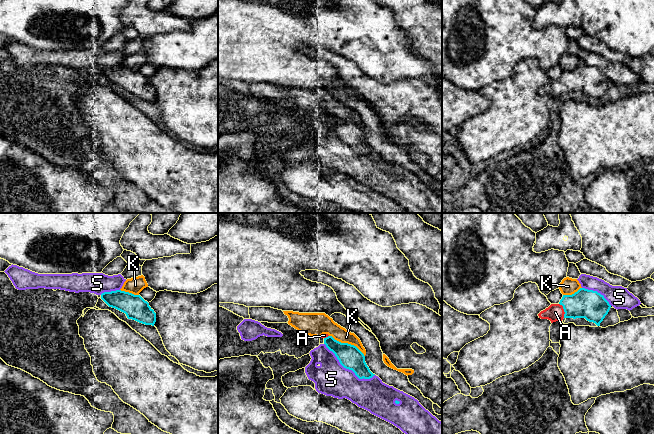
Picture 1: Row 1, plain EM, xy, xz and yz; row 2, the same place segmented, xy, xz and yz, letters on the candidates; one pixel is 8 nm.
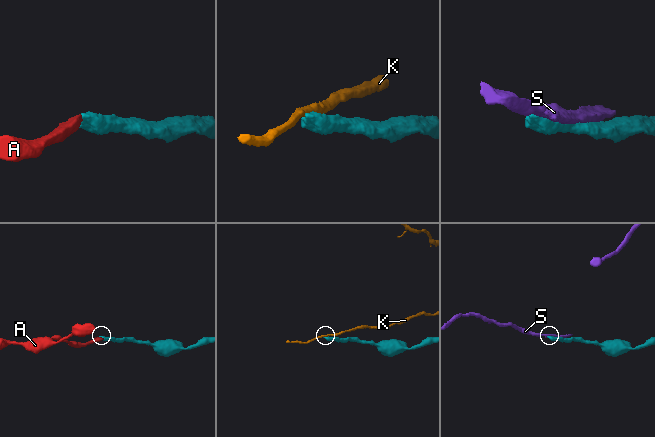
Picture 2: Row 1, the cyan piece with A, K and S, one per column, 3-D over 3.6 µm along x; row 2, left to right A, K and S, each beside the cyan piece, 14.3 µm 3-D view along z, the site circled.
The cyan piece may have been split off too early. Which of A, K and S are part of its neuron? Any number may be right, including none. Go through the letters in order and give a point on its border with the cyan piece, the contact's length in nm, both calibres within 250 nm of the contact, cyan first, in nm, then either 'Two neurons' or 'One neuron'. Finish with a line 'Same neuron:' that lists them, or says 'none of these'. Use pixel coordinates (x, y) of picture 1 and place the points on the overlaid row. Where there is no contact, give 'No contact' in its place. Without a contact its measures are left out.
A: Touches cyan at yz (564, 310). Shared border 130 nm. Thickness 240 nm (cyan) against 140 nm. One neuron
K: Touches cyan at xz (347, 343). Shared border 340 nm. Thickness 190 nm (cyan) against 160 nm. Two neurons
S: Touches cyan at xz (347, 368). Shared border 480 nm. Thickness 190 nm (cyan) against 280 nm. Two neurons
Same neuron: A

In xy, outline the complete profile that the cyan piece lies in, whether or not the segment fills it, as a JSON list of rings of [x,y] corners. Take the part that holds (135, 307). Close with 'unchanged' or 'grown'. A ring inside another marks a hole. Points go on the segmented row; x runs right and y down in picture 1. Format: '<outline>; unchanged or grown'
[[[116,290],[102,293],[101,299],[109,307],[125,313],[128,319],[152,326],[156,322],[156,313],[140,295]]]; unchanged

